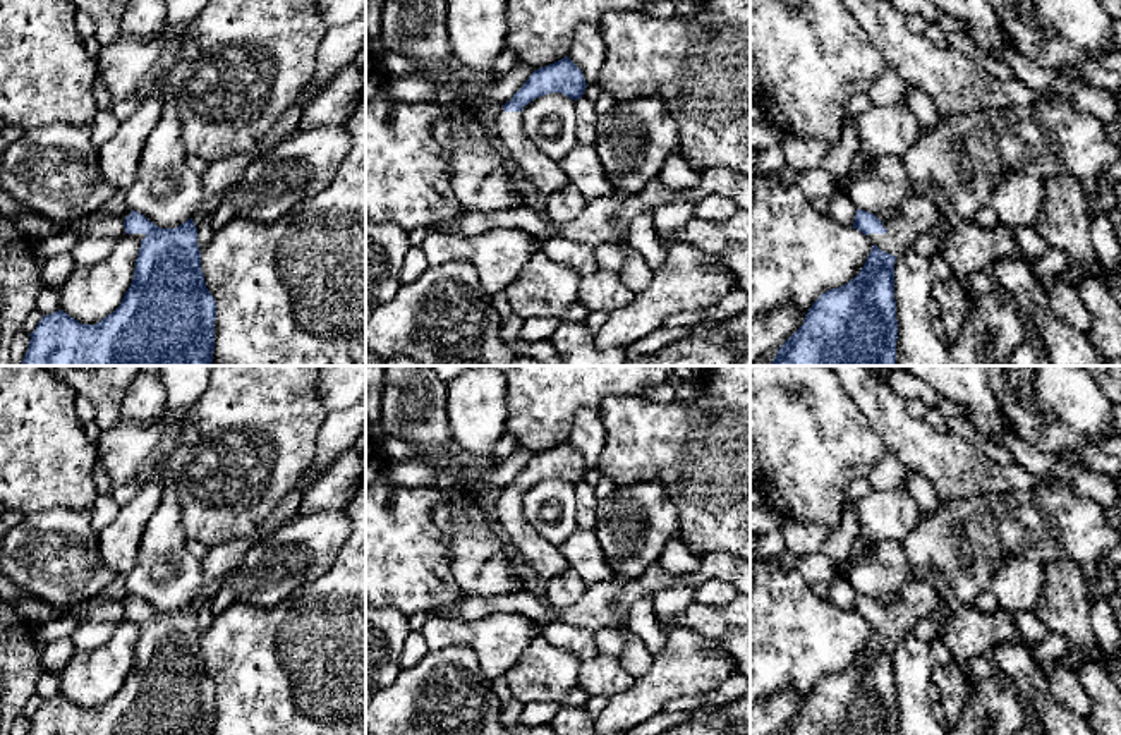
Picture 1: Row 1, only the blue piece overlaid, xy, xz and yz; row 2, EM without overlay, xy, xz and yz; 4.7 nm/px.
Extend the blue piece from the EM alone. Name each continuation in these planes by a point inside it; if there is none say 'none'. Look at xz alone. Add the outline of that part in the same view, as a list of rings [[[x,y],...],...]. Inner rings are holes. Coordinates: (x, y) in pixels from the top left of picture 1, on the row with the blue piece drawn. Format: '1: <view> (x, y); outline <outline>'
1: xz (543, 172); outline [[[501,110],[494,120],[500,143],[510,151],[529,182],[541,192],[553,194],[570,184],[558,161],[541,153],[527,137],[522,112]]]

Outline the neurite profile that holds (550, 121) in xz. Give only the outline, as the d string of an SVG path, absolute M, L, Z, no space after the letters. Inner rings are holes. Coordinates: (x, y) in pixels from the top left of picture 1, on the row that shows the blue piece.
M549 93L532 100L522 110L522 122L532 144L554 161L577 146L575 100Z

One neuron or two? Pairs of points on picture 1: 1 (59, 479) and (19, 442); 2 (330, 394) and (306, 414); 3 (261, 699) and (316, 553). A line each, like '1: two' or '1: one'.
1: one
2: two
3: two

